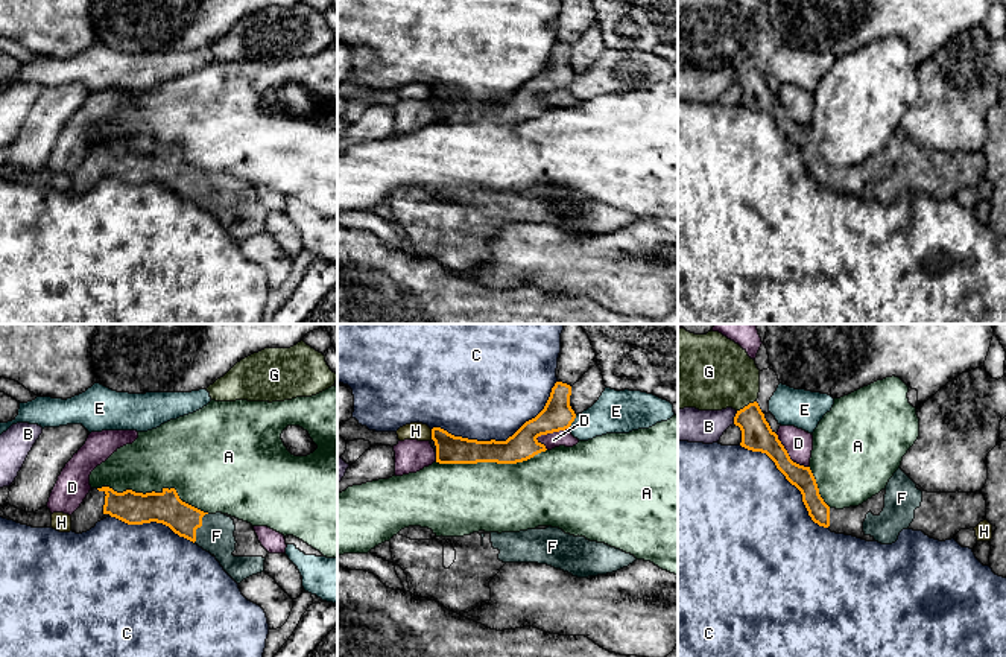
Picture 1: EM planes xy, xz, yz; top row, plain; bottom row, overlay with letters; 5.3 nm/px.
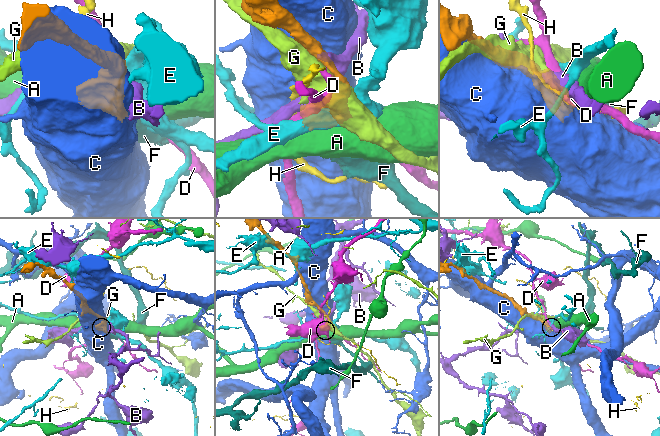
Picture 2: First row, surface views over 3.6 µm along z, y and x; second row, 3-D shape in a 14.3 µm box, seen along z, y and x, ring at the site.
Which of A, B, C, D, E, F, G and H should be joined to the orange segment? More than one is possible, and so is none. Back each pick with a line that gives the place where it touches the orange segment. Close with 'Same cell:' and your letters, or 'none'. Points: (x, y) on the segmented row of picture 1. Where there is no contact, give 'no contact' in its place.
F: contact xy (198, 526)
Same cell: F

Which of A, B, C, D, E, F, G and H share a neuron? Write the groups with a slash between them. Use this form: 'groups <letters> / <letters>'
groups A / B / C / D / E / F / G / H

